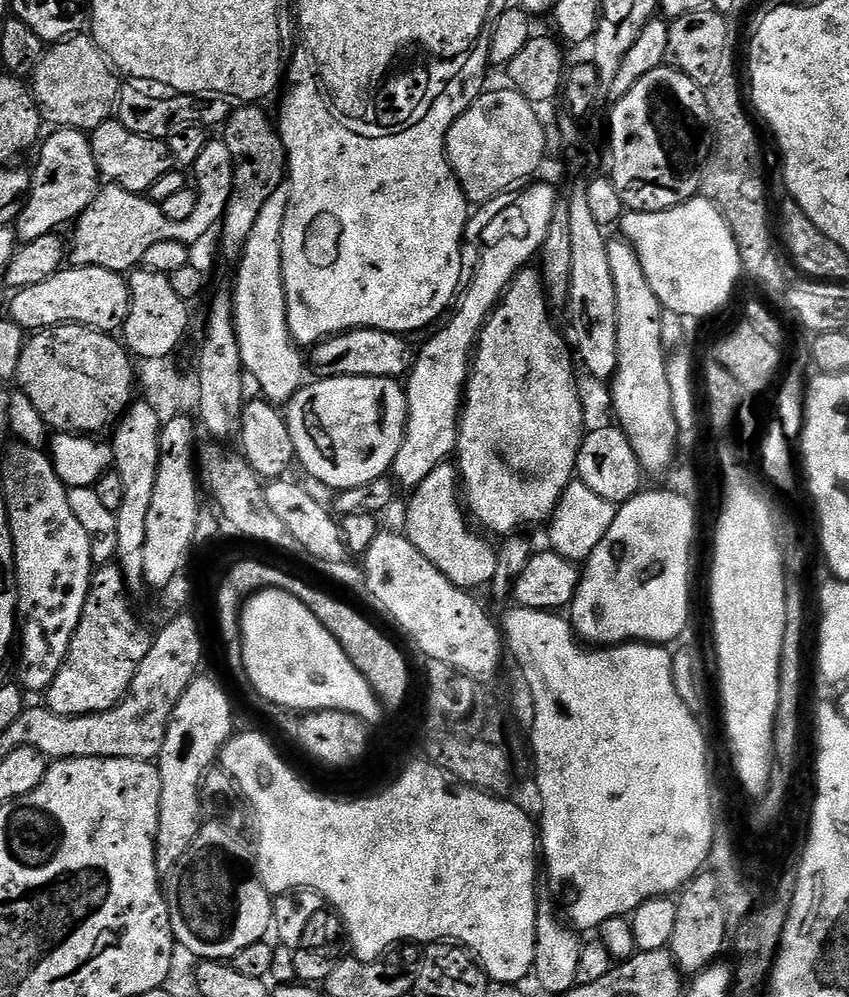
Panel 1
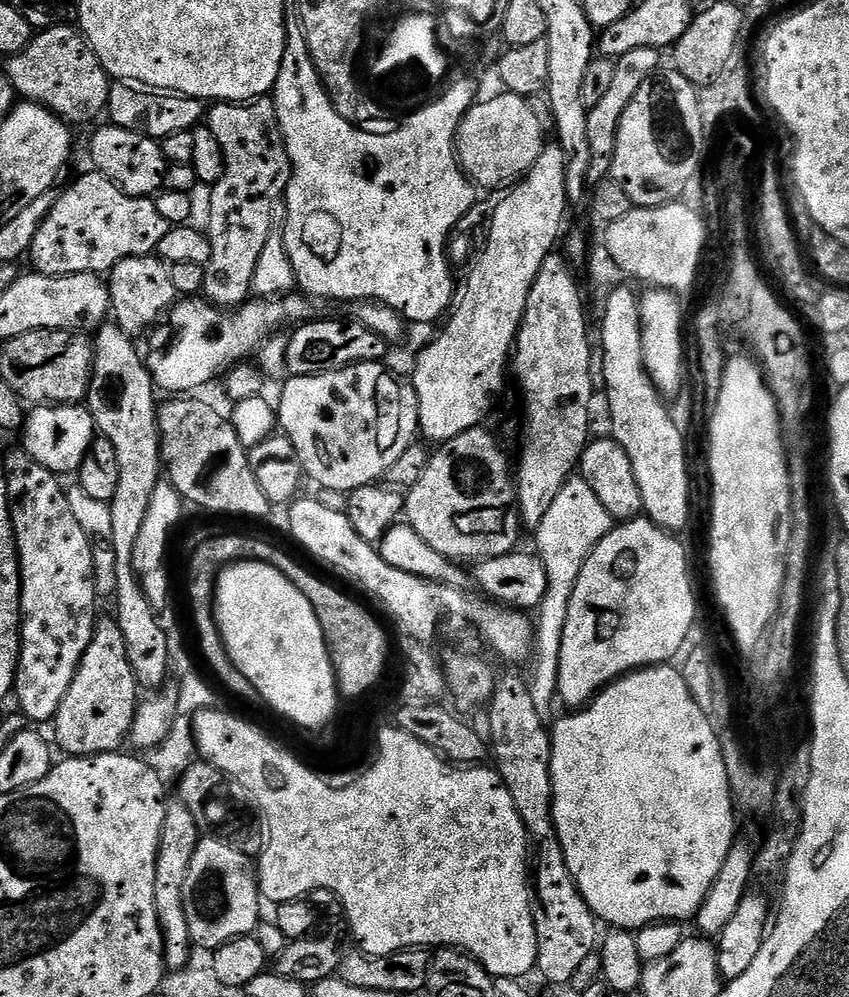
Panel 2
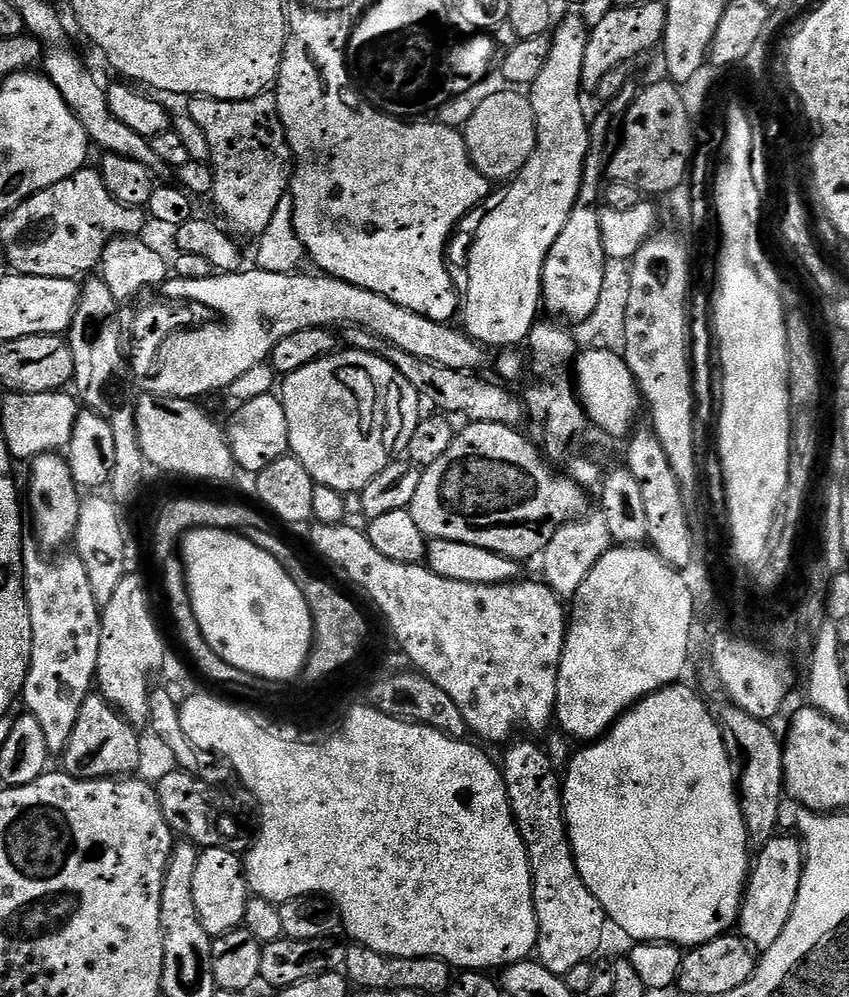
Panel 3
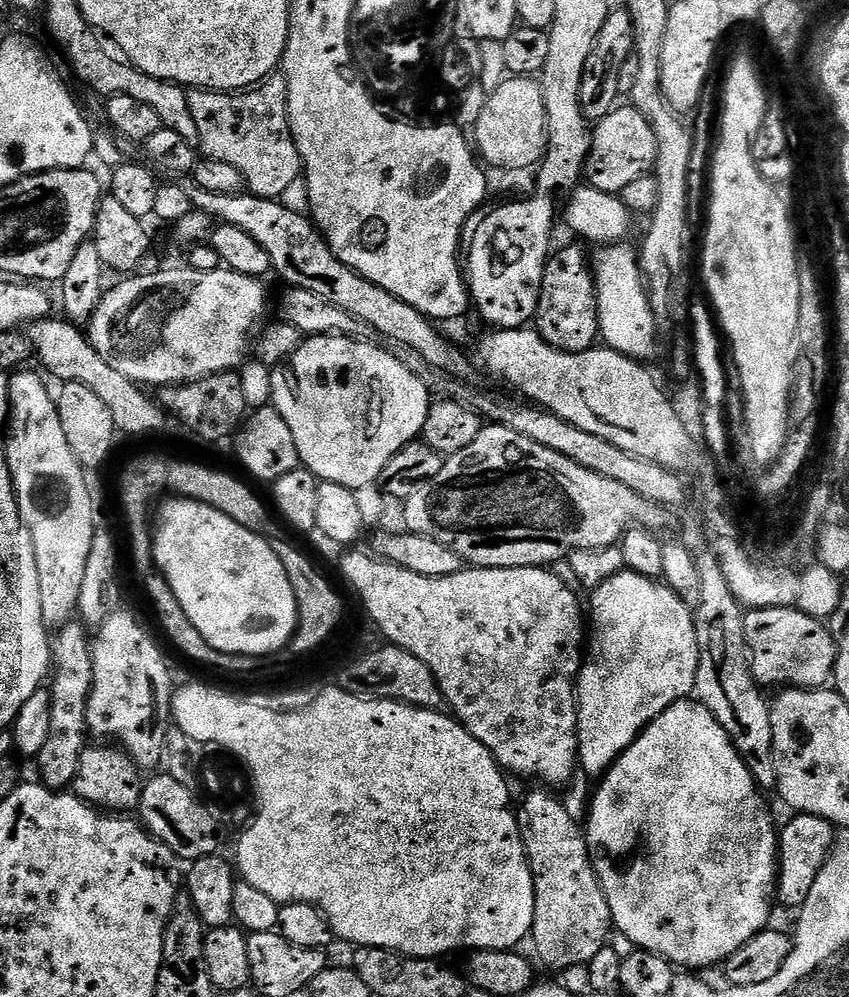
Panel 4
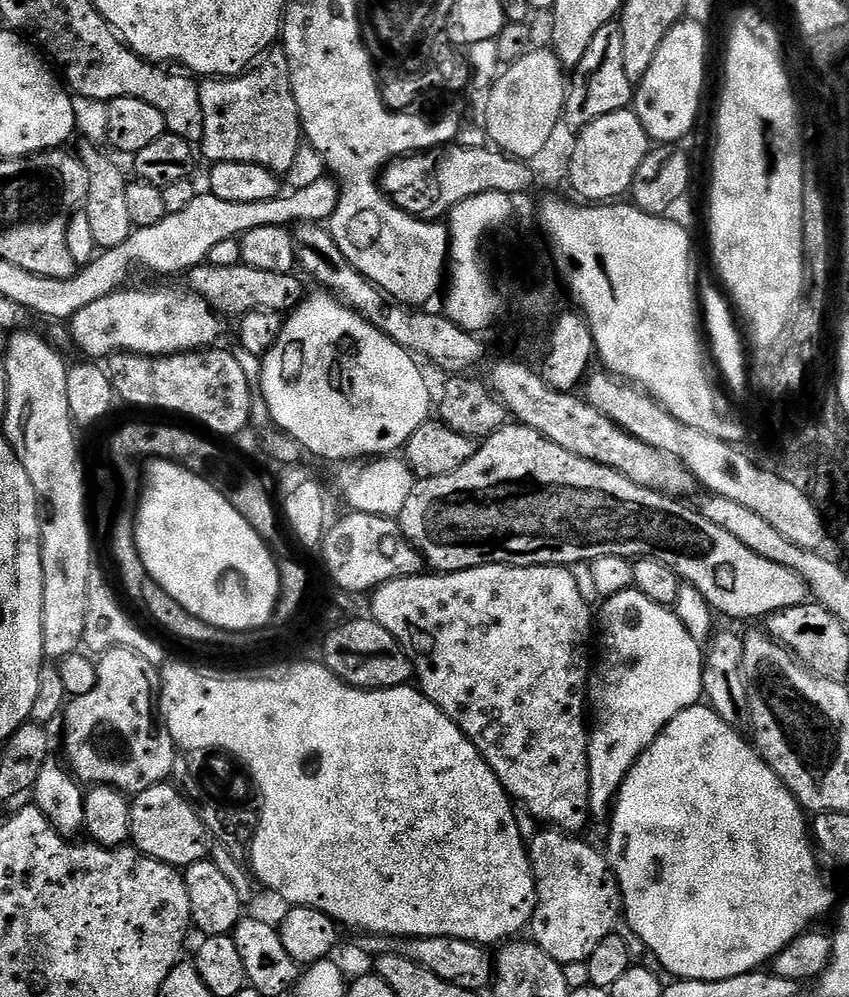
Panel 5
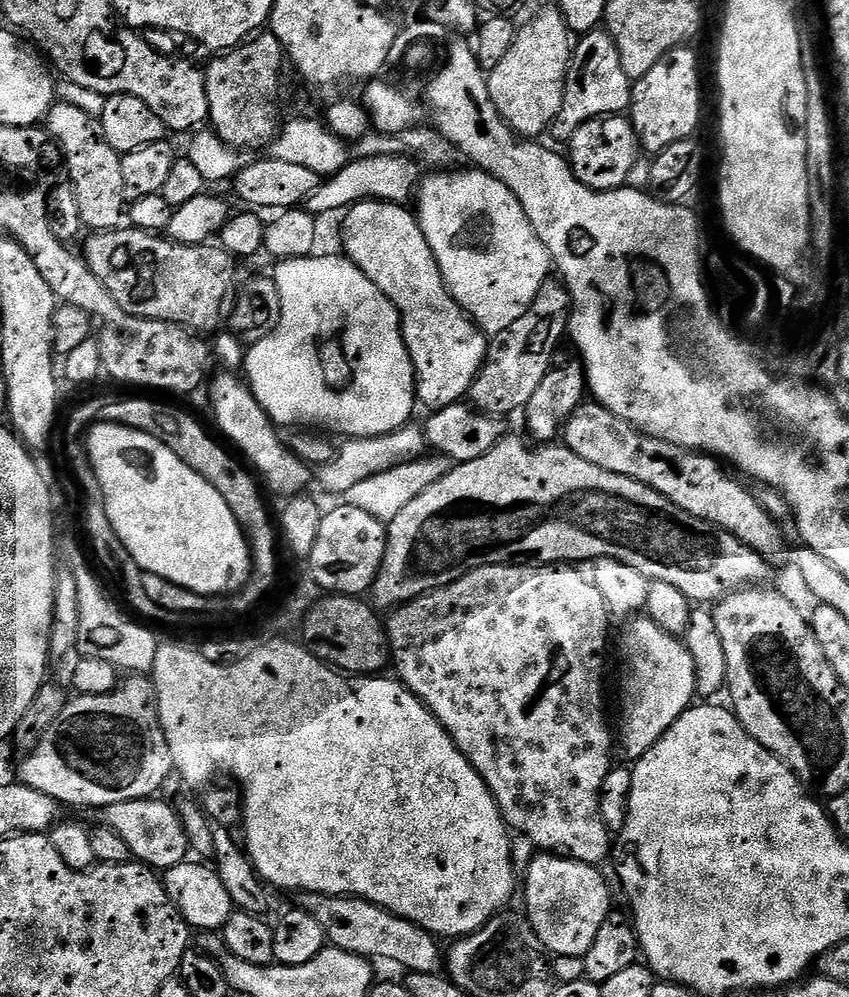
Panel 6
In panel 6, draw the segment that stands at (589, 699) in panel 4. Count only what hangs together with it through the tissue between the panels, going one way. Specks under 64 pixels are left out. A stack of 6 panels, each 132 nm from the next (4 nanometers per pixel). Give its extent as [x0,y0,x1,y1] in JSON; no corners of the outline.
[618,618,697,762]

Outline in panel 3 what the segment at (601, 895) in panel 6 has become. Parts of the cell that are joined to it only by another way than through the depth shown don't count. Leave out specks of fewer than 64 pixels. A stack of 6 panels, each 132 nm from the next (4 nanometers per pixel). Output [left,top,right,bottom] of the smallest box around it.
[502,738,606,976]

